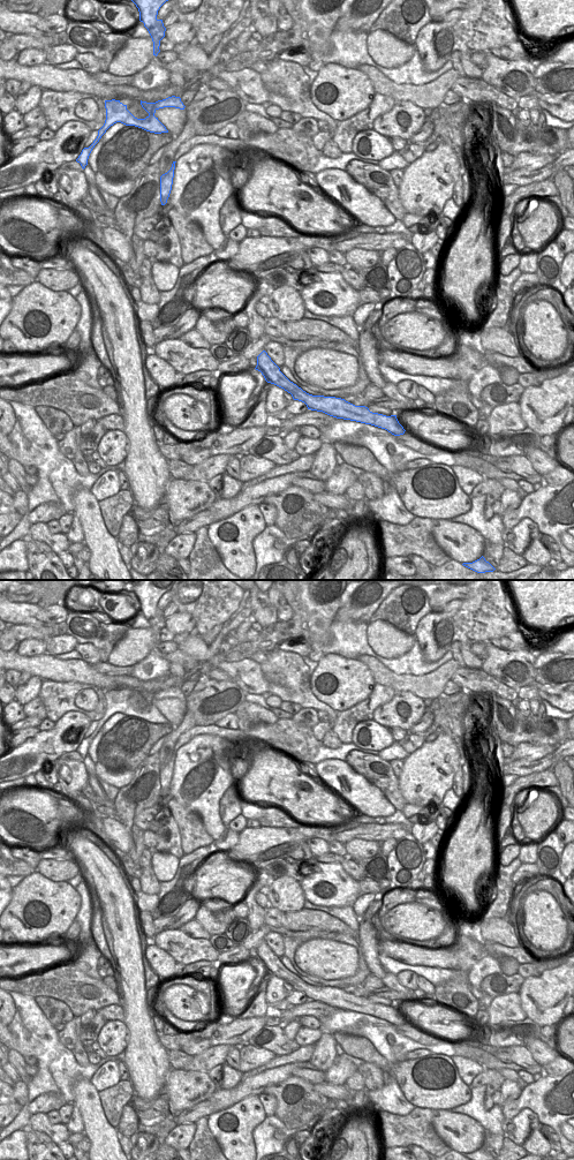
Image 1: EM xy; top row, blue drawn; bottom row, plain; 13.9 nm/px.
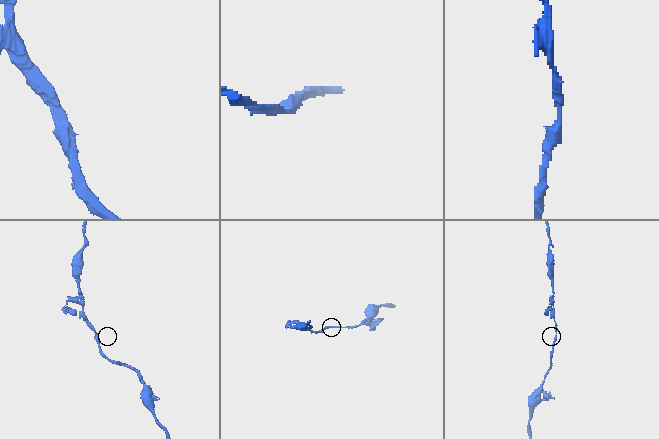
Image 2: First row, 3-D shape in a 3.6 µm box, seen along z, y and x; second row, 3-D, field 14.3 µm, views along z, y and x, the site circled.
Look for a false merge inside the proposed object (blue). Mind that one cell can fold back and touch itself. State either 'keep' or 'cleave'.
keep

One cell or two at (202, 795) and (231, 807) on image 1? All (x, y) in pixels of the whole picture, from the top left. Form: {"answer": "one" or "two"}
{"answer": "two"}

